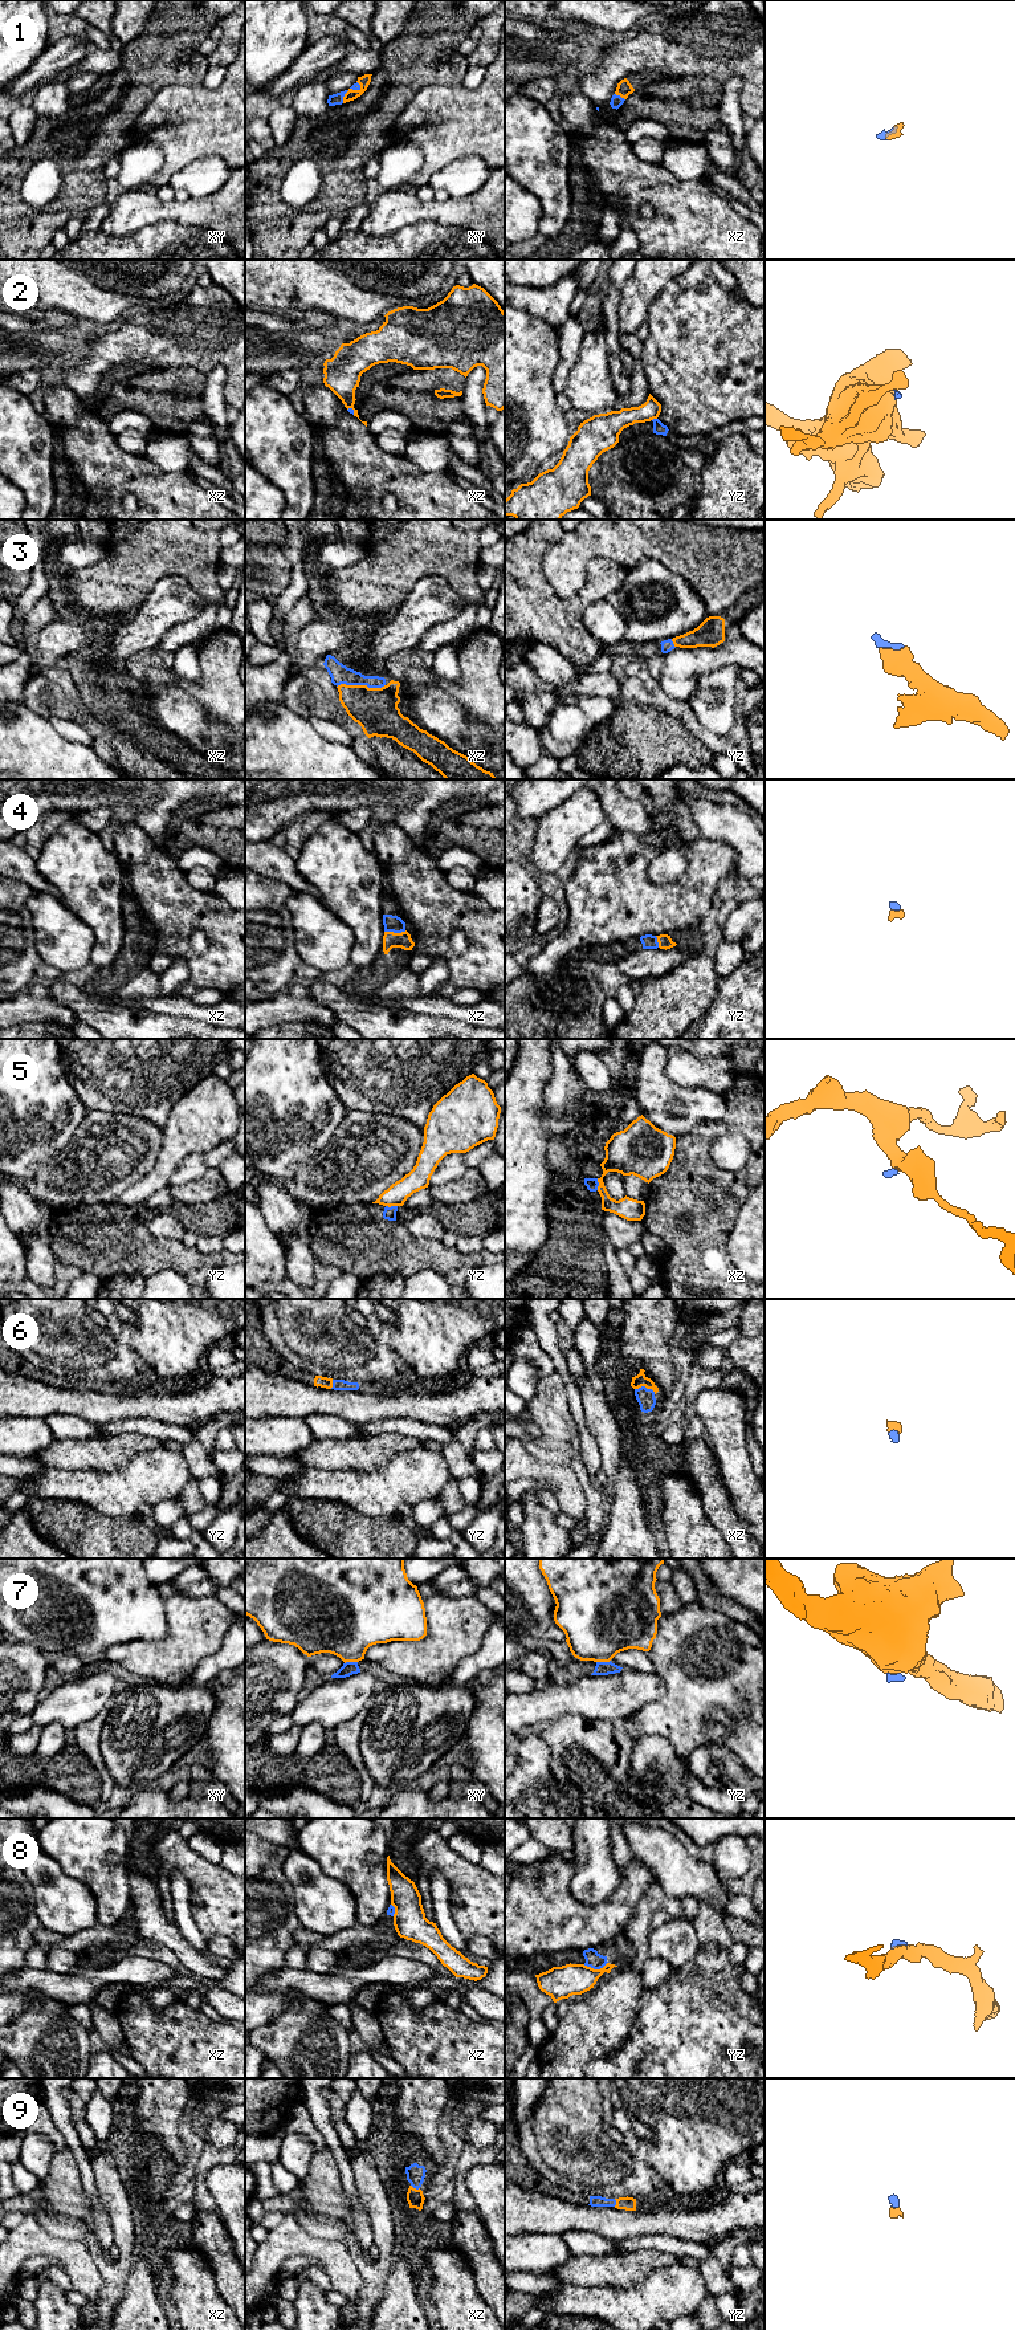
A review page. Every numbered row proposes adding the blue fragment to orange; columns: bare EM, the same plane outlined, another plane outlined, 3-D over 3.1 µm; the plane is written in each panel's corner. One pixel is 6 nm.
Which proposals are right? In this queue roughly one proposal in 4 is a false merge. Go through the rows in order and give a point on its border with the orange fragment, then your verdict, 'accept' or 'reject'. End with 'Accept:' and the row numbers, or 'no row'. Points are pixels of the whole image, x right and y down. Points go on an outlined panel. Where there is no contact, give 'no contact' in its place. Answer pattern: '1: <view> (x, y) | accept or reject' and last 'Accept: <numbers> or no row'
1: xz (620, 96) | accept
2: yz (653, 418) | reject
3: xz (361, 685) | accept
4: xz (395, 933) | accept
5: yz (391, 1205) | reject
6: xz (645, 1386) | accept
7: yz (603, 1661) | reject
8: yz (595, 1970) | reject
9: xz (415, 2188) | accept
Accept: 1, 3, 4, 6, 9

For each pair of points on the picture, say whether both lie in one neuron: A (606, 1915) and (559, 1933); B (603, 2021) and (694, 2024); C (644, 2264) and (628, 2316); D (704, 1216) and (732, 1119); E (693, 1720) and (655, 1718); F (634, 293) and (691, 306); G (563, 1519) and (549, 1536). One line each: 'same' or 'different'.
A: same
B: different
C: different
D: same
E: same
F: different
G: different

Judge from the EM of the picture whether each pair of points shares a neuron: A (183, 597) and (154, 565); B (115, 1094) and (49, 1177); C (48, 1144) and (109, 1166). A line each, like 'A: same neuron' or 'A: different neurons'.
A: different neurons
B: different neurons
C: different neurons

